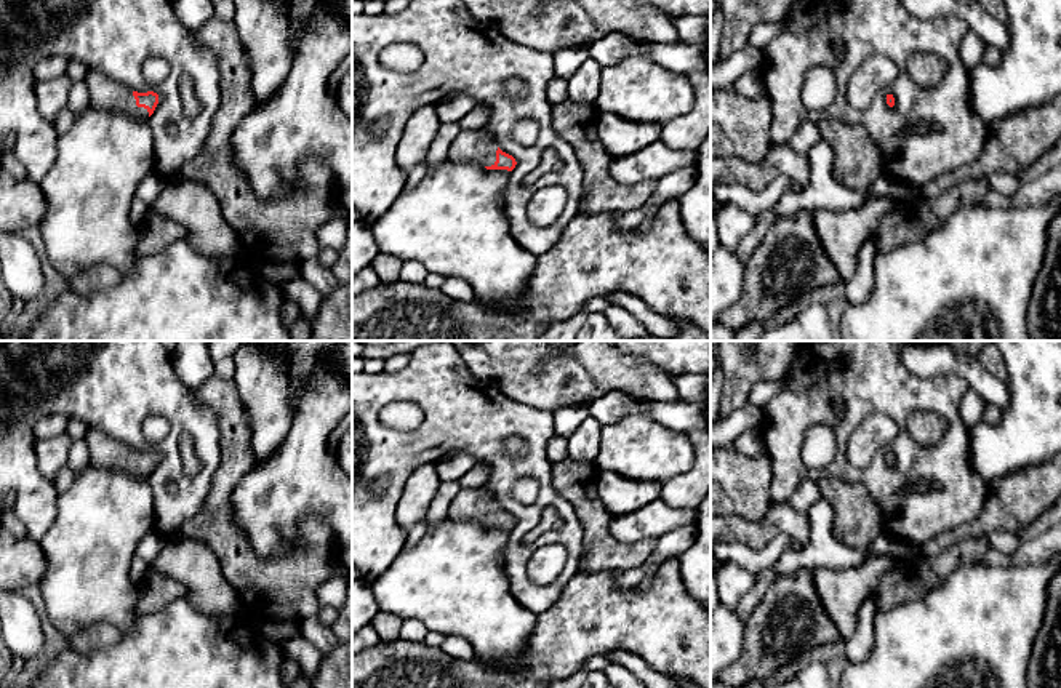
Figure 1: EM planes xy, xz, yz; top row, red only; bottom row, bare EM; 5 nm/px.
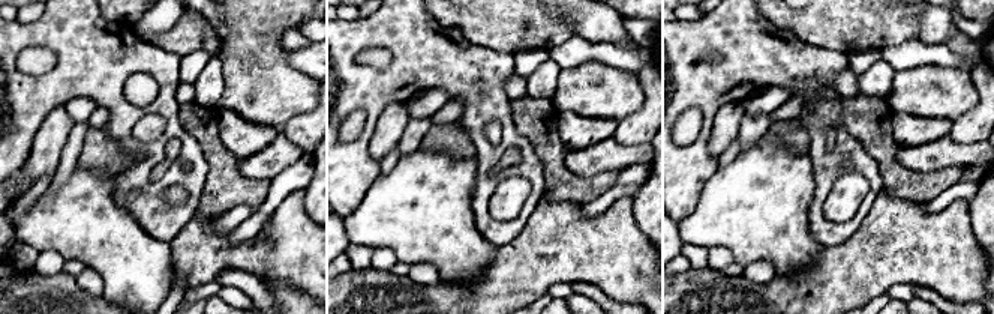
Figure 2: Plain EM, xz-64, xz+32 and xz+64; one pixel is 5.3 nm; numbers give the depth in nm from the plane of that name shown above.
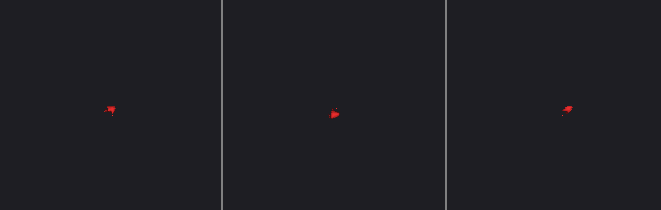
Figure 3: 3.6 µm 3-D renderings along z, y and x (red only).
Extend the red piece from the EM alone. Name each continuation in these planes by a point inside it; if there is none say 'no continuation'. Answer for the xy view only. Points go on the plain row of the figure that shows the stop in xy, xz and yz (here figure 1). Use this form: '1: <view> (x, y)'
1: xy (104, 452)

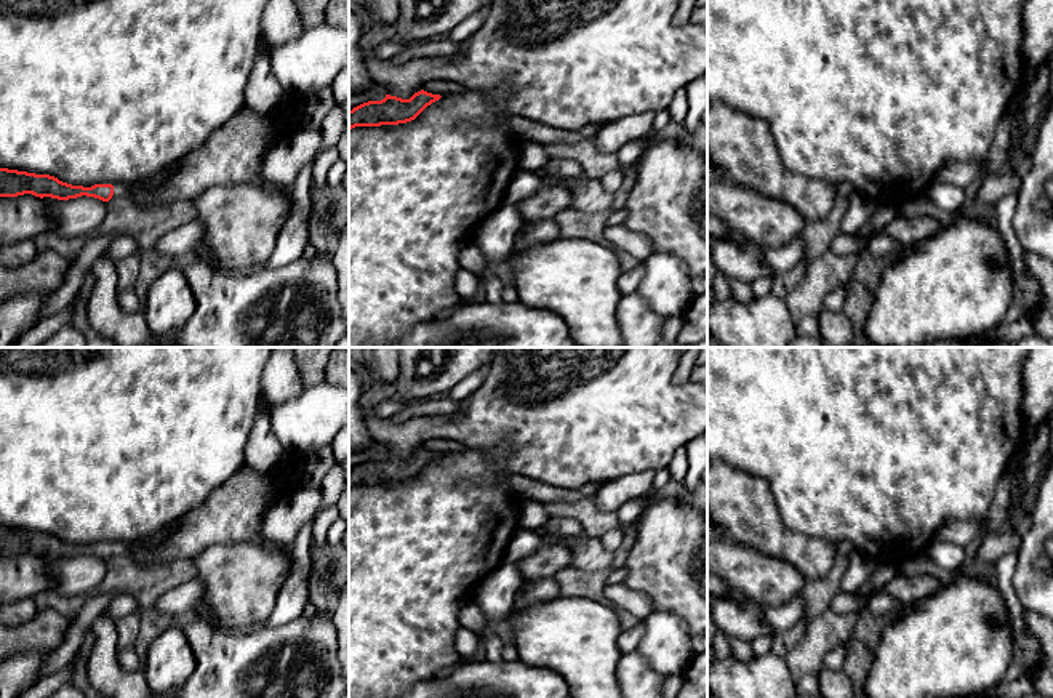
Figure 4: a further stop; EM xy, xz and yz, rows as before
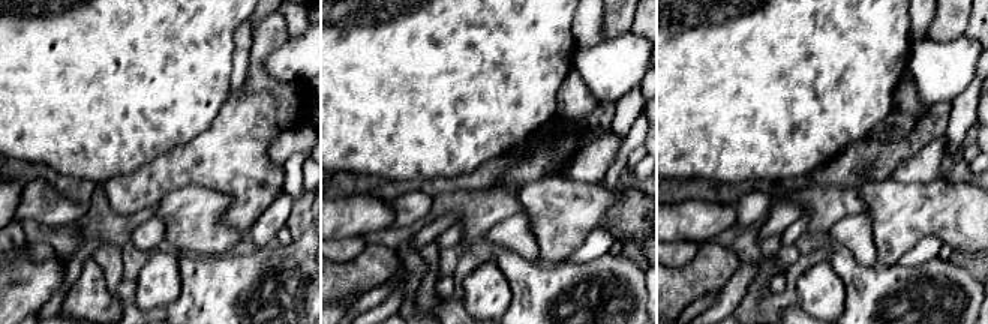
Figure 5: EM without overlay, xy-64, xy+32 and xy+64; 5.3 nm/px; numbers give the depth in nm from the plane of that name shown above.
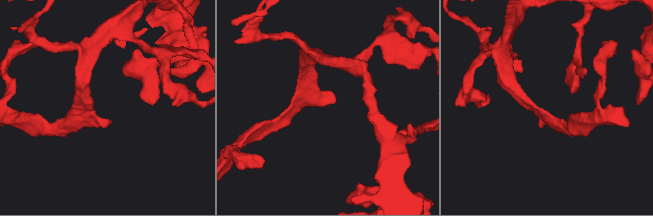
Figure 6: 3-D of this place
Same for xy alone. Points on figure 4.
1: xy (119, 548)

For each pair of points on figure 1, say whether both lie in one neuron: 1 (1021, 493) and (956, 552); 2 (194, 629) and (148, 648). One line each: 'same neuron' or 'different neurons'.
1: different neurons
2: same neuron

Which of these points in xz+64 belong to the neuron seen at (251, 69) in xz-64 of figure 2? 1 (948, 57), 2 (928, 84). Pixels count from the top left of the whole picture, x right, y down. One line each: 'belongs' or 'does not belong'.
1: does not belong
2: belongs

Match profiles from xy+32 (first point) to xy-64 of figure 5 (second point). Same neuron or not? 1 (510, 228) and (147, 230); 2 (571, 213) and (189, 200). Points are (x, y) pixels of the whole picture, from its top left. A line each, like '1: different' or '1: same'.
1: same
2: same

